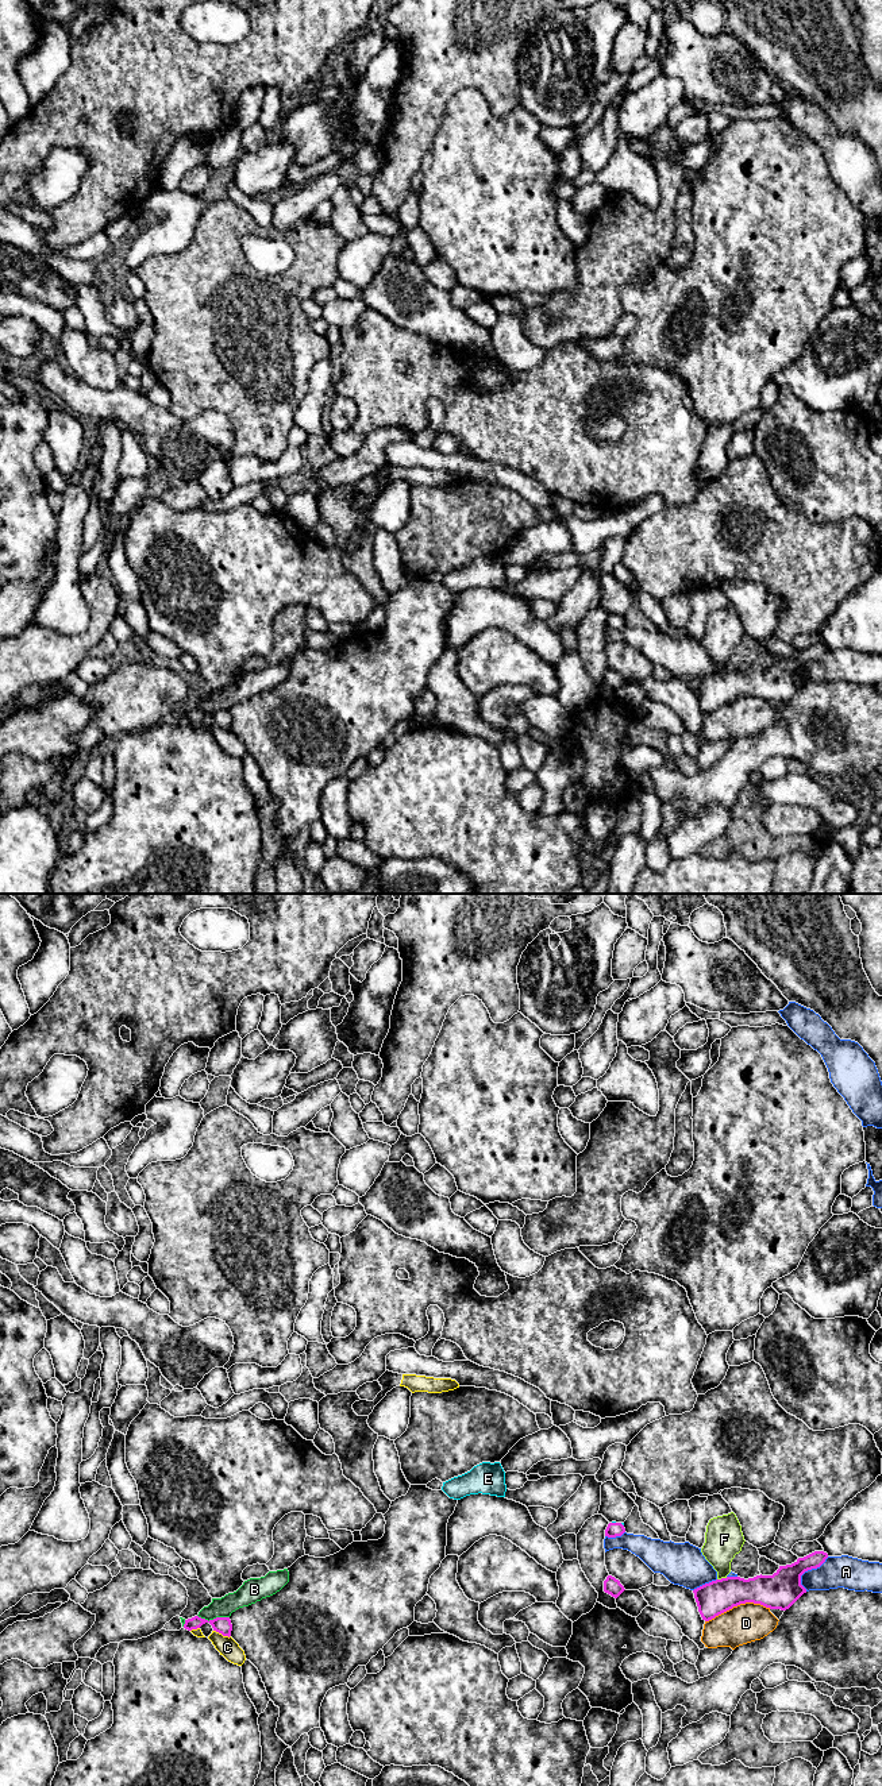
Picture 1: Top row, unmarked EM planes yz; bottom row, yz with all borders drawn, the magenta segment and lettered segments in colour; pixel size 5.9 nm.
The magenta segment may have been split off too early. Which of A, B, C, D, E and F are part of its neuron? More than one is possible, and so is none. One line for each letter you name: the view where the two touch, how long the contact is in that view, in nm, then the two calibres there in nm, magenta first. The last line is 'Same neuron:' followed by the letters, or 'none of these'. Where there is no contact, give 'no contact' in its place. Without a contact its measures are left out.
E: yz | 30 nm | 90/20 nm
Same neuron: E

